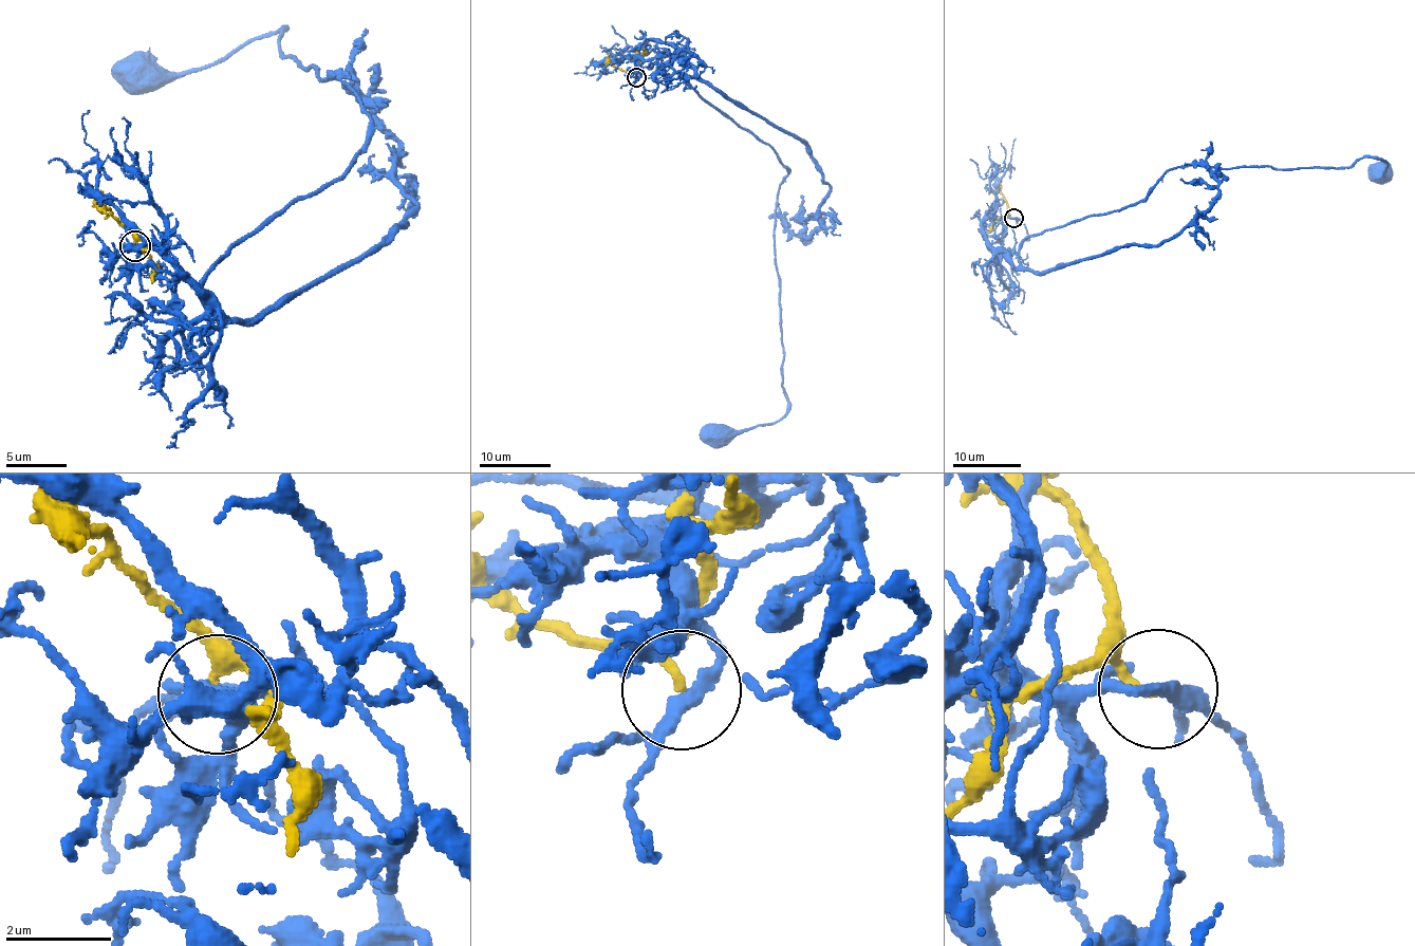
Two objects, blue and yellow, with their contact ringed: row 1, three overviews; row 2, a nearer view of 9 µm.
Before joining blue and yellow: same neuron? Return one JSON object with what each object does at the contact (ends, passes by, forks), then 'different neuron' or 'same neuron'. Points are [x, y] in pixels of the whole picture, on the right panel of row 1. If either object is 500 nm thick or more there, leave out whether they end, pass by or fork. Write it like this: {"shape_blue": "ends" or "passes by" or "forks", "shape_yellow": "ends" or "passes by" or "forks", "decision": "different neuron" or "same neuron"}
{"shape_blue": "passes by", "shape_yellow": "ends", "decision": "different neuron"}

